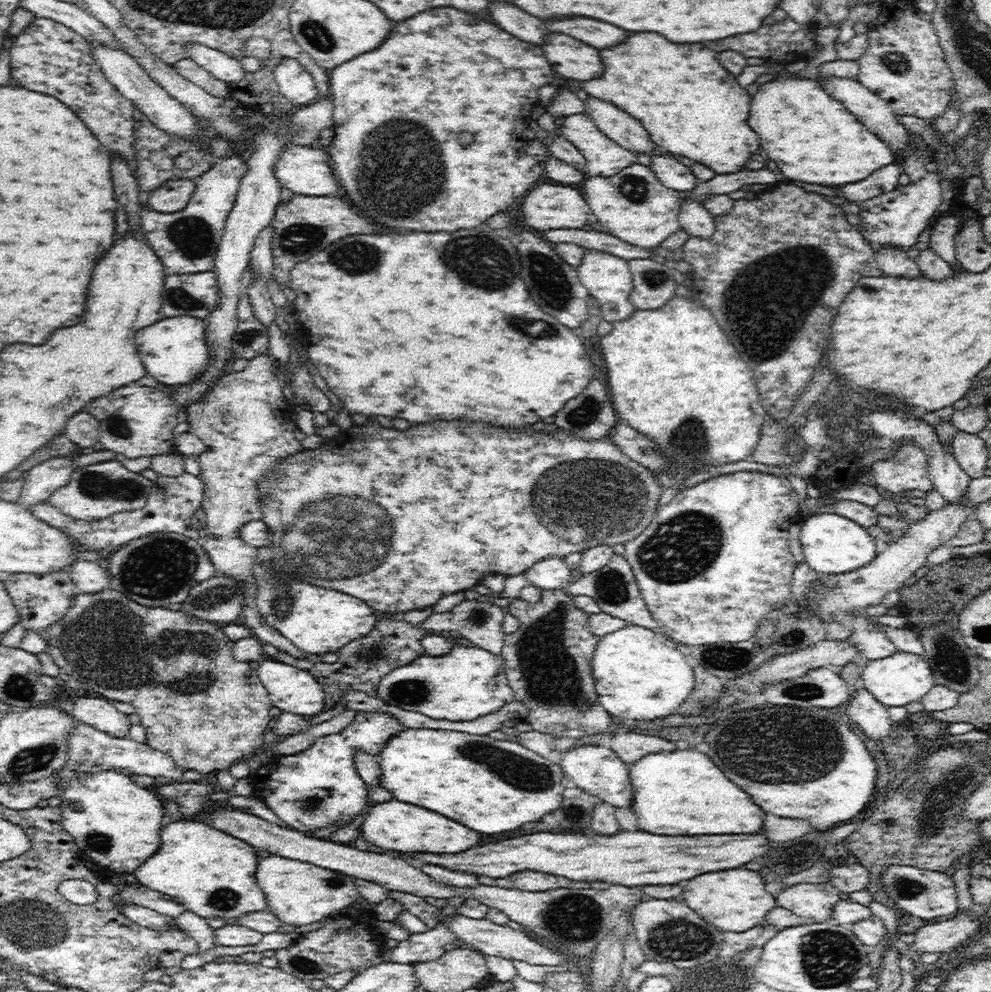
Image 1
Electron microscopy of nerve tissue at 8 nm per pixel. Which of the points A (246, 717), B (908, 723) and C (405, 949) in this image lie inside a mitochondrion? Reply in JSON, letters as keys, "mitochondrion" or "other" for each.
{"A":"other","B":"other","C":"other"}

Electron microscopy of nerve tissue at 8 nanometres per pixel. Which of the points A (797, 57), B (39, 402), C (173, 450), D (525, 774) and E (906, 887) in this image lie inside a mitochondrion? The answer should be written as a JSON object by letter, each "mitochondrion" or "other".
{"A":"other","B":"other","C":"other","D":"mitochondrion","E":"mitochondrion"}

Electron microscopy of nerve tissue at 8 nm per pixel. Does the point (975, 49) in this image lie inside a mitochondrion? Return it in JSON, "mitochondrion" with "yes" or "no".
{"mitochondrion":"yes"}

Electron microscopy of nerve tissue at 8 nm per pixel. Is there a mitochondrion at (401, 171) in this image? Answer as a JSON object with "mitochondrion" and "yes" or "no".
{"mitochondrion":"yes"}

